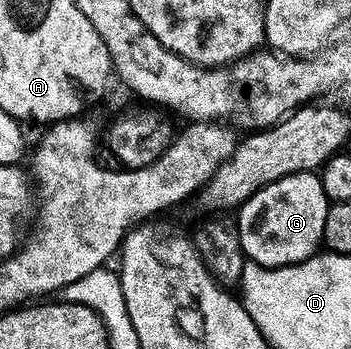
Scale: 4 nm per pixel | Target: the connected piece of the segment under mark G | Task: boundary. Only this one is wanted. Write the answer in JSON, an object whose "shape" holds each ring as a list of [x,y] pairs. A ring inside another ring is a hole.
{"shape":[[[314,172],[298,173],[260,189],[238,211],[245,257],[253,265],[266,267],[267,270],[308,262],[323,245],[330,206],[320,177]]]}

